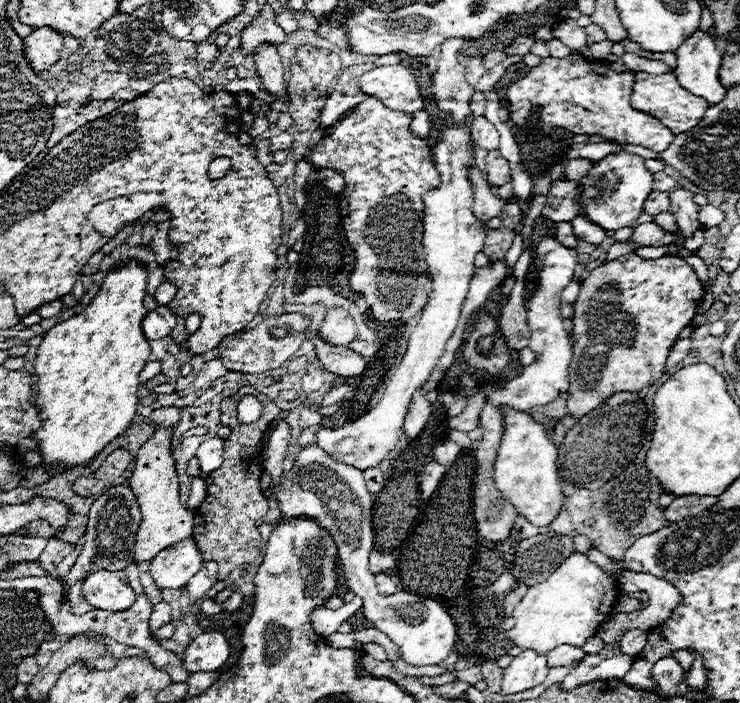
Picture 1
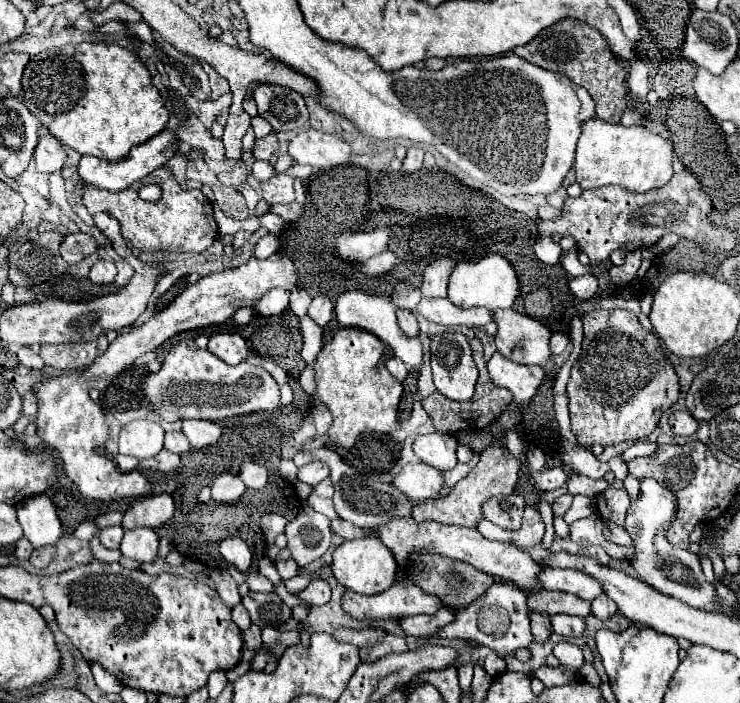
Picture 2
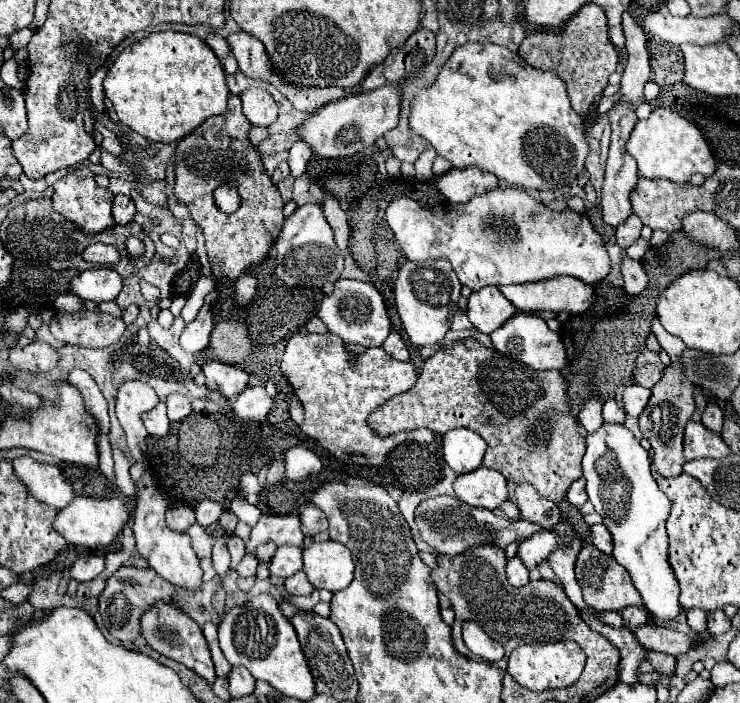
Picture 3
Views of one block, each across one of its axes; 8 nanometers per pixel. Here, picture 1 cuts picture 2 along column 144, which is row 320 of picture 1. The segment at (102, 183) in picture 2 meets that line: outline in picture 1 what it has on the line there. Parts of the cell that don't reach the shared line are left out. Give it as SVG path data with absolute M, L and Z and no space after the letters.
M166 306L148 312L146 318L142 320L142 332L148 340L160 340L164 336L170 336L174 326L176 326L176 318Z

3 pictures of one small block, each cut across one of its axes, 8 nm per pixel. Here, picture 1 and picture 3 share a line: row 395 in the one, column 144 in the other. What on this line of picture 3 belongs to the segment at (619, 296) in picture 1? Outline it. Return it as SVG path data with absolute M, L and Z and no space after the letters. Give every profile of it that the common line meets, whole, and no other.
M122 566L118 568L108 580L106 580L106 588L102 590L100 598L98 598L98 608L100 608L100 616L104 620L104 626L108 628L108 632L112 636L116 636L120 642L128 644L134 642L138 636L142 636L140 630L140 618L146 610L150 610L154 604L158 602L168 602L174 604L178 608L182 608L176 602L176 586L162 580L152 568L134 568L134 566Z

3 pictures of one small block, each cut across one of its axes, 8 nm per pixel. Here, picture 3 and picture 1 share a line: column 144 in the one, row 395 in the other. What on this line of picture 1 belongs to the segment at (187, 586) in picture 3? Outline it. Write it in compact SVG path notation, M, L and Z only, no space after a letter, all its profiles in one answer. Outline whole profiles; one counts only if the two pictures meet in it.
M546 236L538 248L536 248L536 264L538 264L538 288L534 296L528 300L528 326L530 326L530 348L536 354L534 364L522 368L520 376L512 378L506 384L500 384L498 390L494 390L488 396L488 402L492 406L512 406L516 410L530 410L534 406L550 404L554 398L558 398L562 392L568 392L570 378L568 378L568 366L572 362L572 342L570 334L564 330L562 316L560 316L560 292L568 282L574 278L574 268L578 264L578 252L572 248L562 246L556 242L554 236Z

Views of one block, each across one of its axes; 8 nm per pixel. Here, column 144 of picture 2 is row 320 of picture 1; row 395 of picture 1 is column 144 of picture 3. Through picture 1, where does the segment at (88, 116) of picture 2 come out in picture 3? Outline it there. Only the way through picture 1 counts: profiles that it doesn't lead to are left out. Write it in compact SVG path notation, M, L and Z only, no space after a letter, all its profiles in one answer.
M168 30L154 32L124 48L108 70L108 76L104 78L104 94L110 98L120 124L154 142L172 142L190 134L206 118L226 112L230 92L226 86L226 74L222 70L222 64L210 50L210 46L198 36Z

